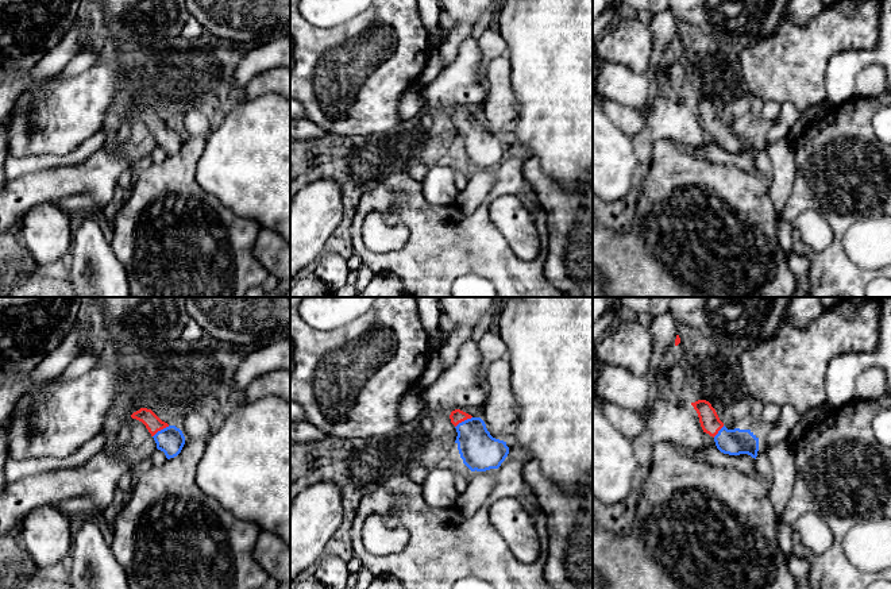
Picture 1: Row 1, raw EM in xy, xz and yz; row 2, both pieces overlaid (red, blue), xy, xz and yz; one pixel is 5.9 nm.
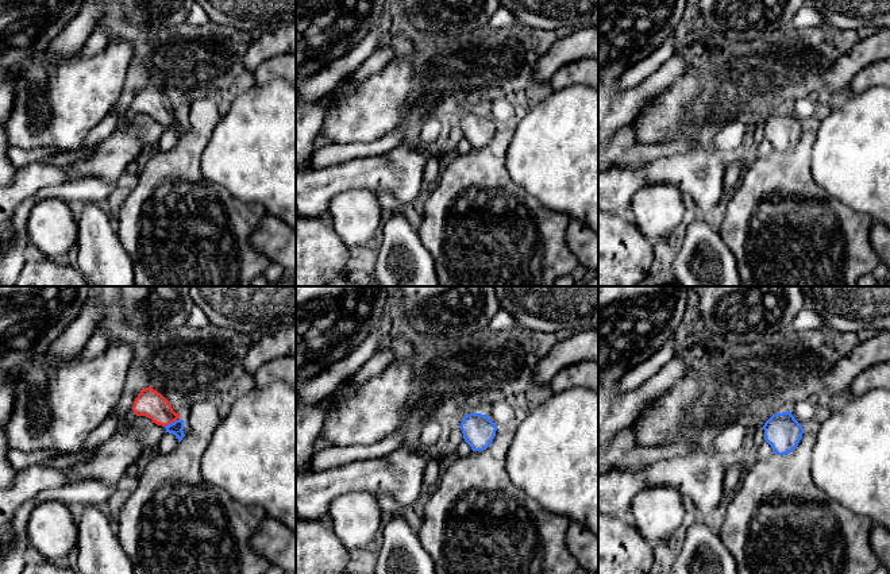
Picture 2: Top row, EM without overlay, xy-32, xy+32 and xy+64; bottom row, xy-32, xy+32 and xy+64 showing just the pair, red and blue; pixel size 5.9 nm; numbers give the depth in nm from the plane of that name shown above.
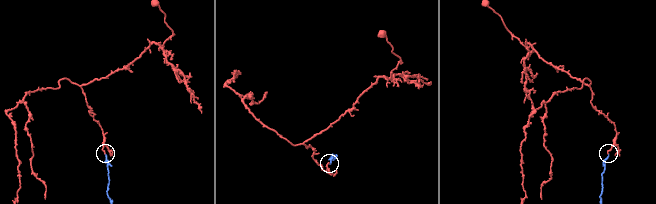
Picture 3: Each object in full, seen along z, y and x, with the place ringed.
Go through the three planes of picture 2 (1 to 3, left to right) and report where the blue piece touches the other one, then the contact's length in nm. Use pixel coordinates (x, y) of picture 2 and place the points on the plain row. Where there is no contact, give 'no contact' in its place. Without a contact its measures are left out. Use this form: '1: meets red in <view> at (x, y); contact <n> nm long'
1: meets red in xy-32 at (170, 120); contact 90 nm long
2: no contact
3: no contact

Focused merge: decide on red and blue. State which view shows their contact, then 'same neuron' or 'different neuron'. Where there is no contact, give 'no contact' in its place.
meets red in xz; same neuron

